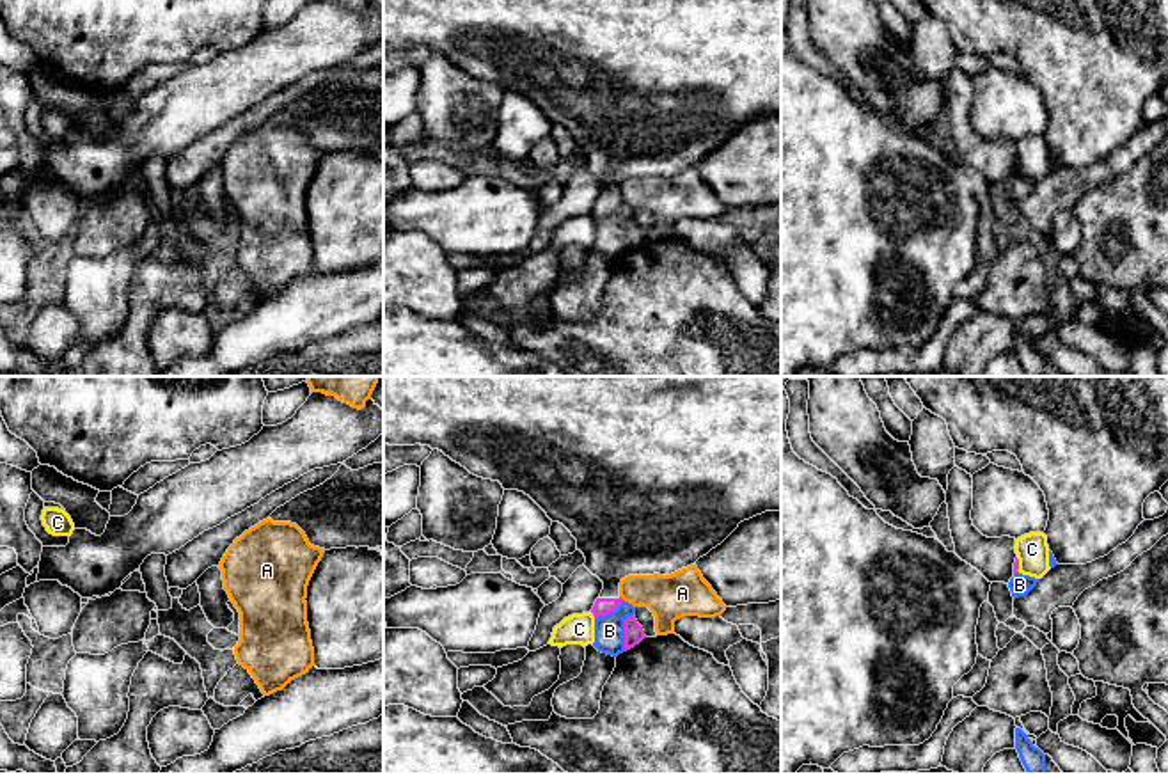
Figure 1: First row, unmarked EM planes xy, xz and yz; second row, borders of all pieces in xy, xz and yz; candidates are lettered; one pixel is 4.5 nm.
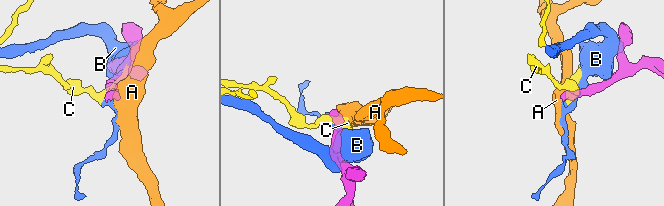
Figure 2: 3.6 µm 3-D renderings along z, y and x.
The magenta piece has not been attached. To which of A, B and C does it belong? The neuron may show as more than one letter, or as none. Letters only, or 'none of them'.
none of them

